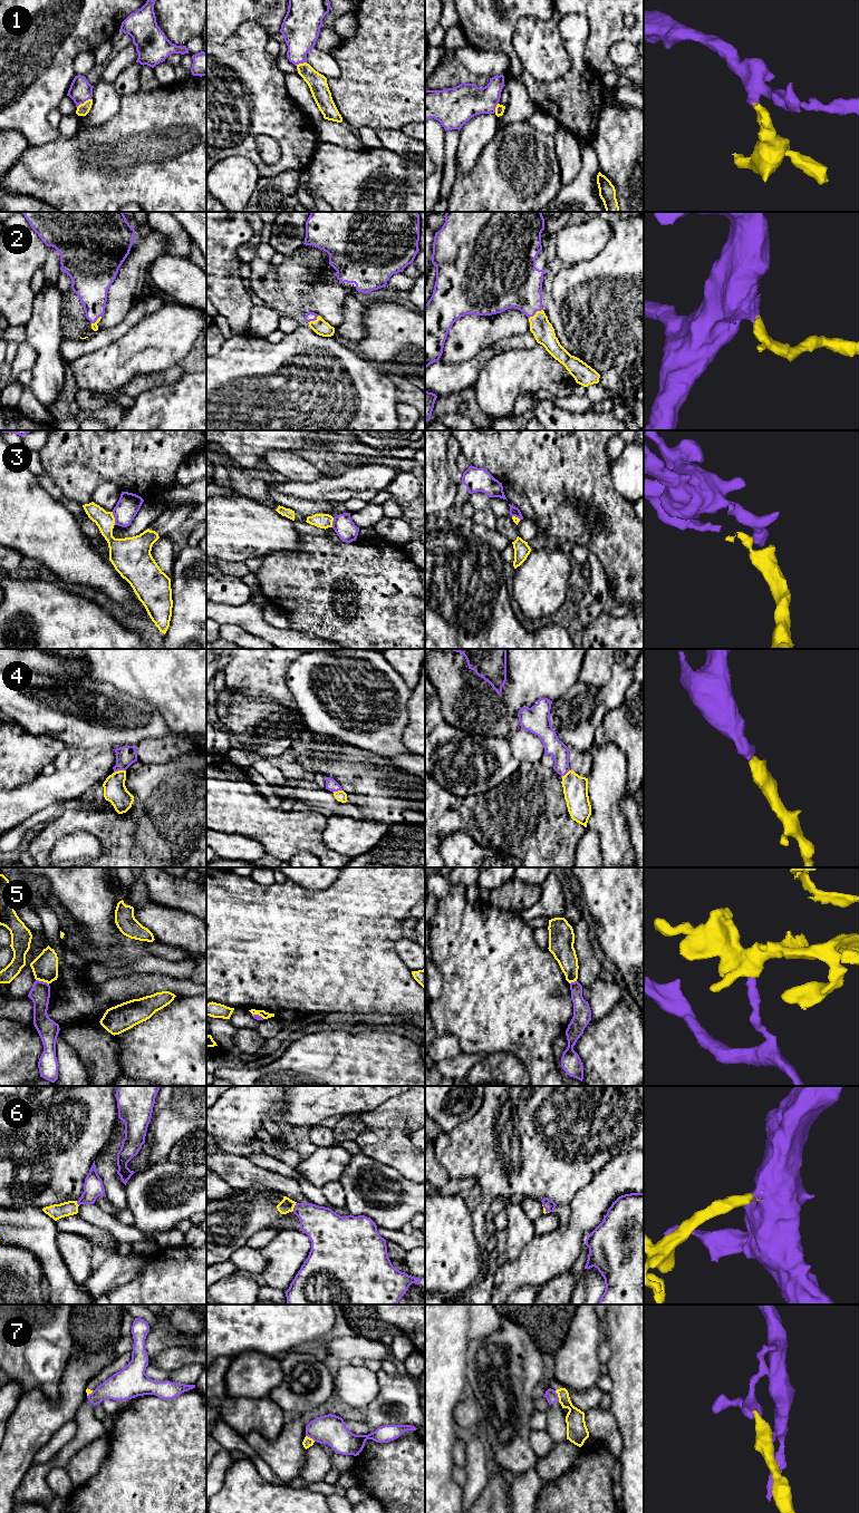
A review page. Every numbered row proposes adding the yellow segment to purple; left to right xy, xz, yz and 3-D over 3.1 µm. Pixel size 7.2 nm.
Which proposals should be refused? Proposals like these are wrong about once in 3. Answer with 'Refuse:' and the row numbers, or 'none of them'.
Refuse: 3, 5, 7

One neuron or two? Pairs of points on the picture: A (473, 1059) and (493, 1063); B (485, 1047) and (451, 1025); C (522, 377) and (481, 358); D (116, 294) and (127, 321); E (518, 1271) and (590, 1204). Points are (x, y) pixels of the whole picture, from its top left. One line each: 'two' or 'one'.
A: two
B: one
C: two
D: two
E: one

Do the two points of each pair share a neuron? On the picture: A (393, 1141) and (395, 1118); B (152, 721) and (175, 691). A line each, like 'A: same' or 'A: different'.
A: different
B: different

